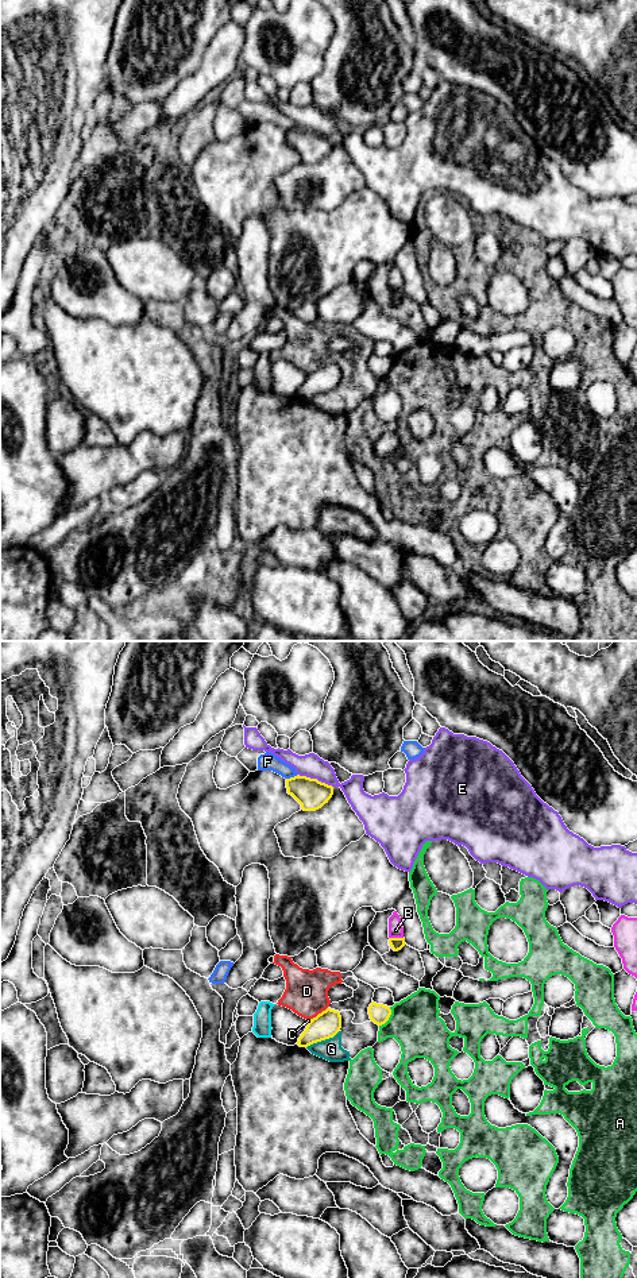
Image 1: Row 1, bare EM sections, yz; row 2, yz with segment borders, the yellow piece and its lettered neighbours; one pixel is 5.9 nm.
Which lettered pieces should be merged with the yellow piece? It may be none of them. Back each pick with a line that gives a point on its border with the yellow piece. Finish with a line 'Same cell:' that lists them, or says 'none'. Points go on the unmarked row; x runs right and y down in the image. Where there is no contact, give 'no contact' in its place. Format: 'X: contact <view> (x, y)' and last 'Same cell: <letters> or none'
Same cell: none

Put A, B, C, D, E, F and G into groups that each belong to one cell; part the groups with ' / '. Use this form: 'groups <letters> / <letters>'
groups A / B / C D G / E / F

